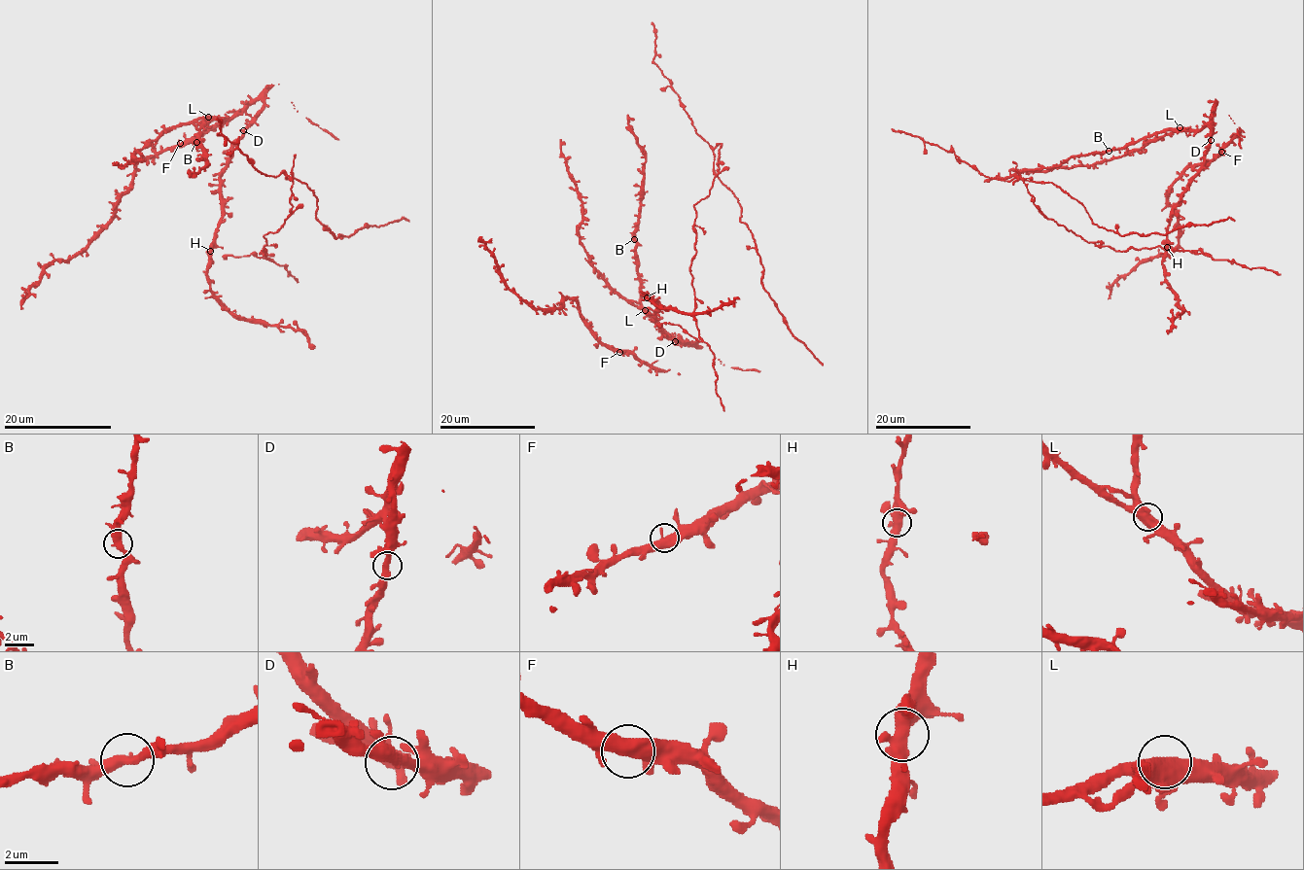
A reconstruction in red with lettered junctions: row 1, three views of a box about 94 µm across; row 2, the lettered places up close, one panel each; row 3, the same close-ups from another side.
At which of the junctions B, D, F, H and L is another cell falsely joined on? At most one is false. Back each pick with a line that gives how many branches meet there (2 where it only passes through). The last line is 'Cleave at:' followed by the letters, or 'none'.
Cleave at: none

